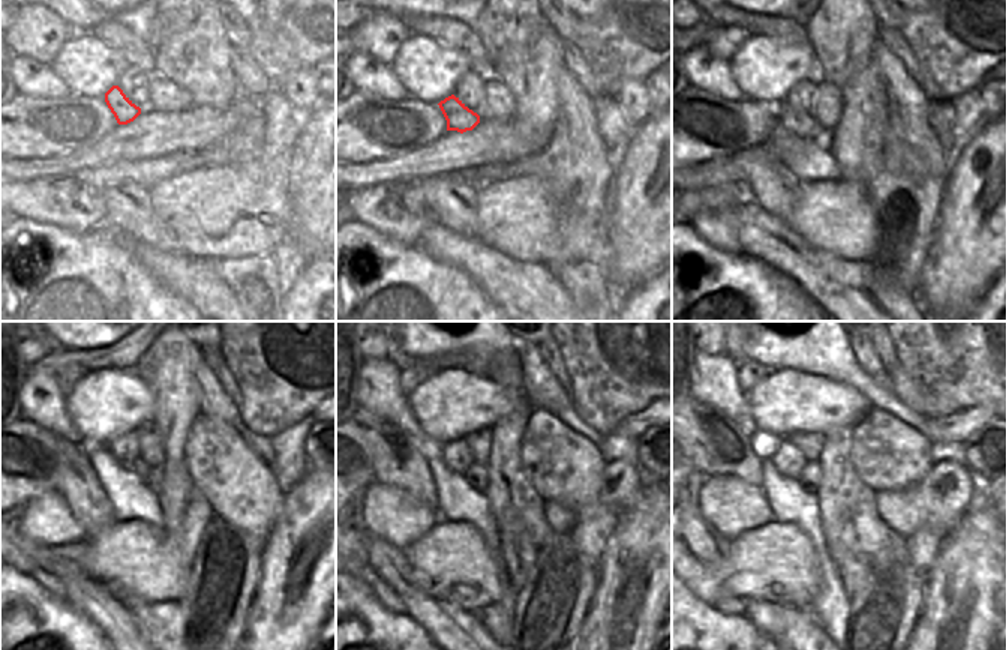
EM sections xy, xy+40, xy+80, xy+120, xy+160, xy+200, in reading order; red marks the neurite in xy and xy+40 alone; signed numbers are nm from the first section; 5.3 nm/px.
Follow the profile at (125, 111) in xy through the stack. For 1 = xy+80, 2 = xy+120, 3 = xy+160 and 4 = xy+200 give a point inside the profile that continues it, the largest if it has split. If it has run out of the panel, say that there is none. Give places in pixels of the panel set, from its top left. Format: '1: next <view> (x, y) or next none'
1: next xy+80 (799, 123)
2: next xy+120 (138, 467)
3: next xy+160 (476, 475)
4: next xy+200 (810, 478)

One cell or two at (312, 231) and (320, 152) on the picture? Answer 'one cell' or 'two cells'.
one cell

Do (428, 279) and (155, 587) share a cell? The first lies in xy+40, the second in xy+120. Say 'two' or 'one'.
two

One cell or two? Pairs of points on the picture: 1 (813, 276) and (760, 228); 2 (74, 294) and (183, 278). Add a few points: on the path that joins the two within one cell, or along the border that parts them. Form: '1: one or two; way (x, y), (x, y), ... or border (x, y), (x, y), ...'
1: one; way (799, 263), (774, 237)
2: one; way (101, 294), (156, 294)

